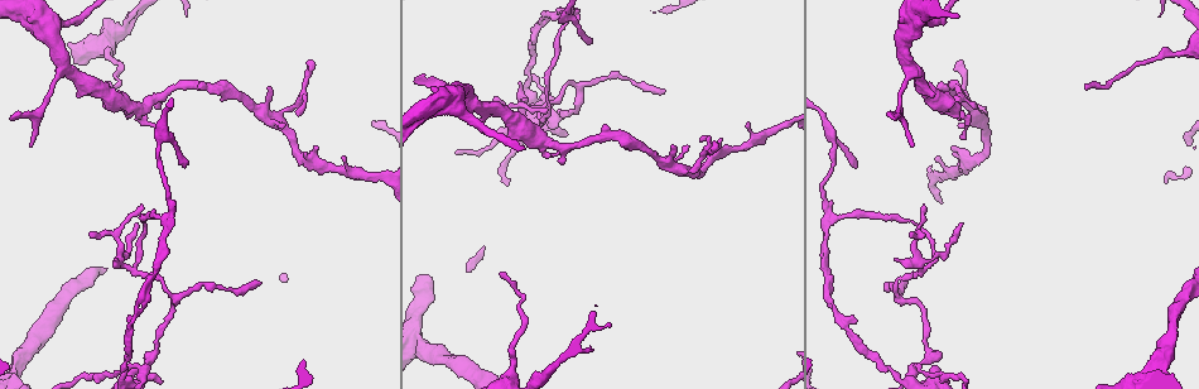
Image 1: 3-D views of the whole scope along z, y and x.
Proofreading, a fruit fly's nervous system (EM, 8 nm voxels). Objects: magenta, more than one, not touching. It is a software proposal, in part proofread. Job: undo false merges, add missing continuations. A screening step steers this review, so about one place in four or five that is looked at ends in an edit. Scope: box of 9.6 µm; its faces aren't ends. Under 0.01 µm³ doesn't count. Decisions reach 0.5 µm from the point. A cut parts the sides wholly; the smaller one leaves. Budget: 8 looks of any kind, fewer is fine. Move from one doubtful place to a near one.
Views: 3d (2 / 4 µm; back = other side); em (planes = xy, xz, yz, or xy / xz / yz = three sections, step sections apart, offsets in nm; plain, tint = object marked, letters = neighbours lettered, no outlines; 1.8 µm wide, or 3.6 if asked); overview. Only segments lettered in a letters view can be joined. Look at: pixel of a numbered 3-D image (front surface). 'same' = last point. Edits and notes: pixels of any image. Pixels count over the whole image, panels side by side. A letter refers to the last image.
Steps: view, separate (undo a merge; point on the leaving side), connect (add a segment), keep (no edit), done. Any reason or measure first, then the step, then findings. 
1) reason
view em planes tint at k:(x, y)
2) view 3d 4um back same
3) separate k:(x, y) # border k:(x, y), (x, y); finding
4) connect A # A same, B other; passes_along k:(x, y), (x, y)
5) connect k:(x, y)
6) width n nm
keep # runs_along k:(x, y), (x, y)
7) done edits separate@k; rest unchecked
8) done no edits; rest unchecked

branch stops here
view em 3.6um xz step 8 letters at 1:(937, 370)

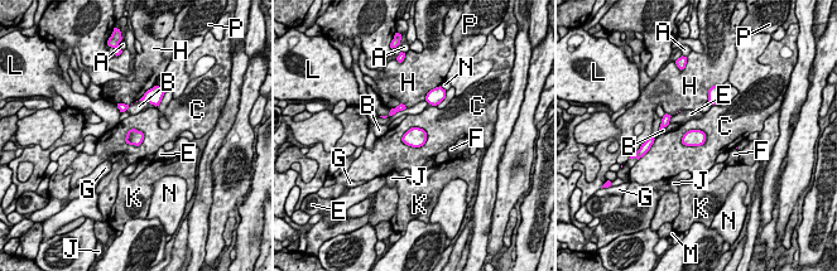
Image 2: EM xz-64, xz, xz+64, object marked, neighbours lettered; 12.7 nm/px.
width 190 nm; longest_contact C 360 nm
keep # A other, B other, C other, E other, F other, G other, H other, J other, K other, L other, M other, N other, P other; none of them fits

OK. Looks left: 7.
free end
view 3d 4um at 1:(588, 37)

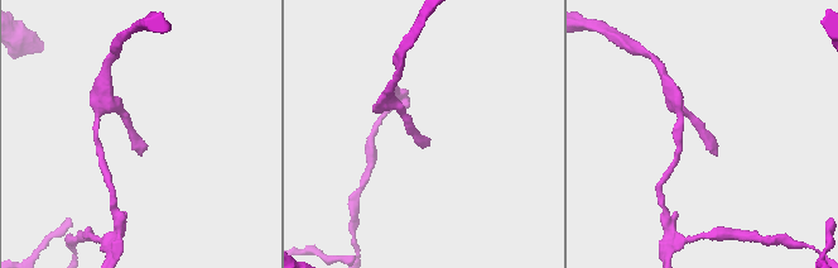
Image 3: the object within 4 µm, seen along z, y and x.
view em planes letters at 3:(425, 139)

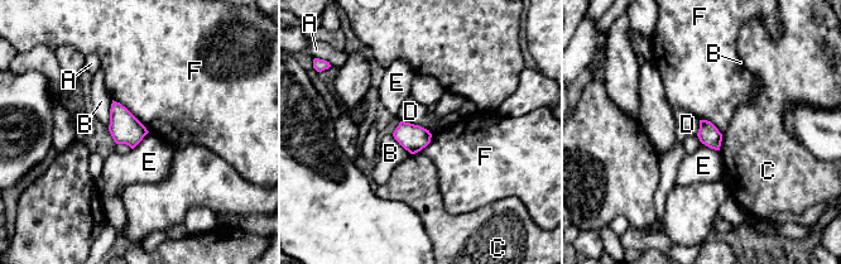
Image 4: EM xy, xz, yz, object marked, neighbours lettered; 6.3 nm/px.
keep # A other, B other, C other, D other, E other, F other; border 4:(400, 120), (418, 124), (429, 130); no lettered segment goes on from it

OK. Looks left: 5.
tapers out
view em planes tint at 1:(896, 258)

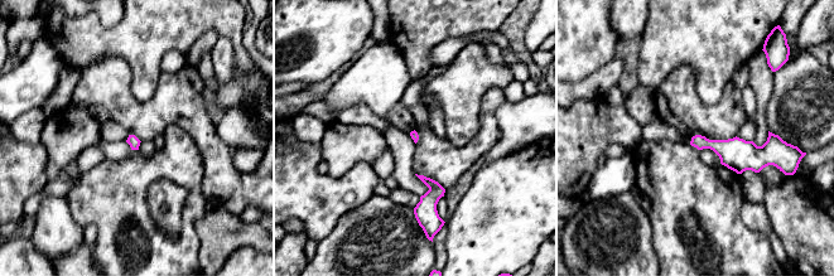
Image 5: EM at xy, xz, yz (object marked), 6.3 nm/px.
what lies round it
view em planes letters same

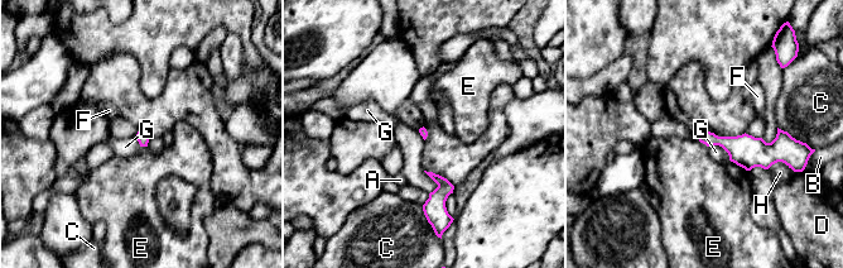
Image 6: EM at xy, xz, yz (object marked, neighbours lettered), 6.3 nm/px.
longest_contact G 170 nm
keep # A other, B other, C other, D other, E other, F other, G other, H other; border 6:(708, 146), (719, 146), (730, 159); none of them fits

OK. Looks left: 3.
done no edits; rest unchecked

